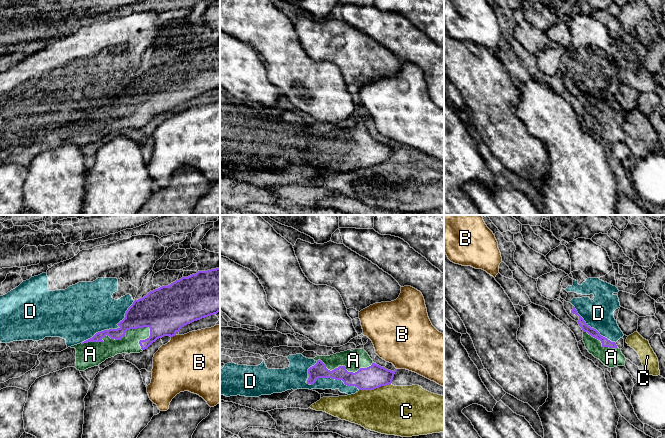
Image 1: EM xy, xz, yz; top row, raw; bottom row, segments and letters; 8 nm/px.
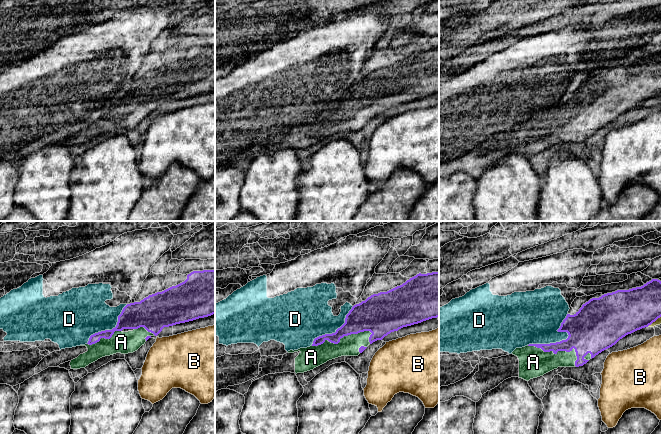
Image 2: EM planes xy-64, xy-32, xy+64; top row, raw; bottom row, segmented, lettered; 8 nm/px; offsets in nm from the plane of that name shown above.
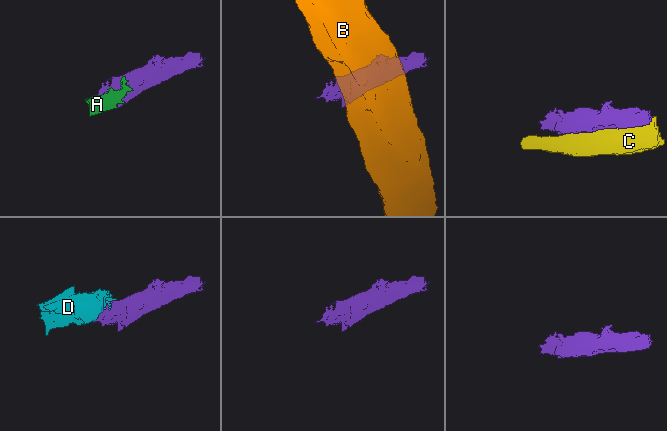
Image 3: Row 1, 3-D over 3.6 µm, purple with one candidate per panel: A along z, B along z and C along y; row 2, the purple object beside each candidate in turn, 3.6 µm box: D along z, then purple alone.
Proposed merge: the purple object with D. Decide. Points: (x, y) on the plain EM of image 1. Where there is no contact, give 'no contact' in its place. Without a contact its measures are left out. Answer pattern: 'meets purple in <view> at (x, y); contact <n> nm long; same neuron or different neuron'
meets purple in xy at (112, 105); contact 550 nm long; different neuron

